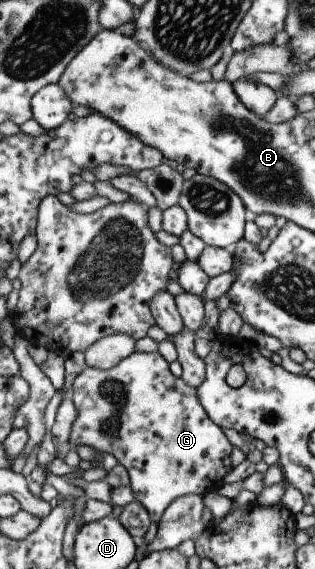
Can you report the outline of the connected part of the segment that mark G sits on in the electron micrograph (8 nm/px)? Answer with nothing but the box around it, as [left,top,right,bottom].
[69,351,233,524]

